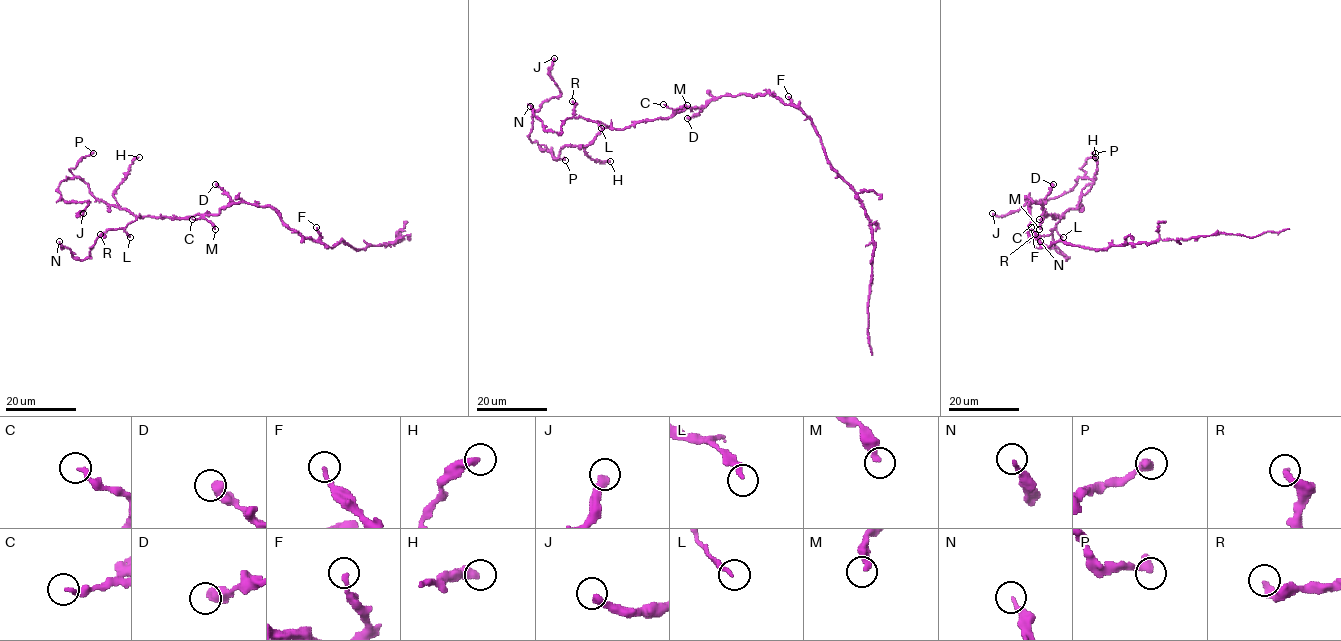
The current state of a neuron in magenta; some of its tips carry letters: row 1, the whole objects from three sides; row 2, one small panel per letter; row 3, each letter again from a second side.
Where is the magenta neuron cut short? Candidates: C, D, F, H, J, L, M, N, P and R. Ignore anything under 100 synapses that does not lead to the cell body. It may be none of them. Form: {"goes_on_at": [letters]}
{"goes_on_at": []}

